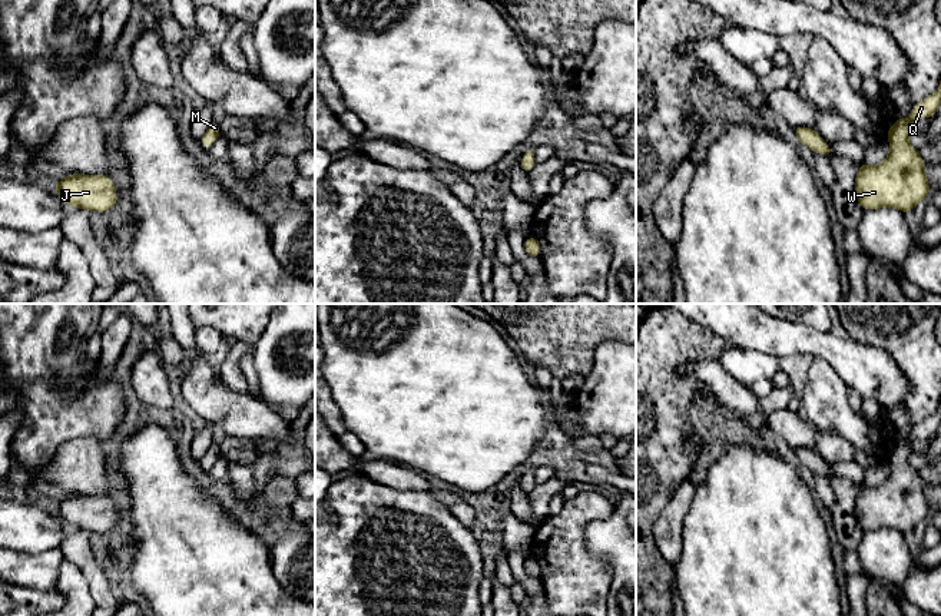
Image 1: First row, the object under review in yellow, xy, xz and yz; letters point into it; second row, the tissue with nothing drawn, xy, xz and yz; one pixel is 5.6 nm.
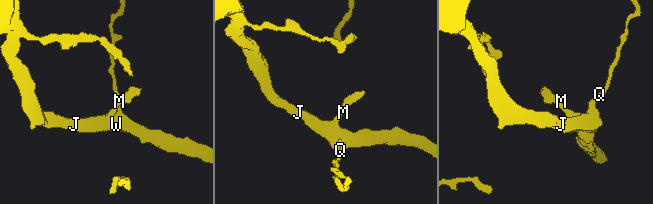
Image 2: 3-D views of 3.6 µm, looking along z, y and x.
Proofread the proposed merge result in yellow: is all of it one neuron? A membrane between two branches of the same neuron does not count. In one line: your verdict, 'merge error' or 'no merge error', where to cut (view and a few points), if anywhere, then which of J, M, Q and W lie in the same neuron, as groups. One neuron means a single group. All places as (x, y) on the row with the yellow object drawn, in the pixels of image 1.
no merge error; no cut; J M Q W

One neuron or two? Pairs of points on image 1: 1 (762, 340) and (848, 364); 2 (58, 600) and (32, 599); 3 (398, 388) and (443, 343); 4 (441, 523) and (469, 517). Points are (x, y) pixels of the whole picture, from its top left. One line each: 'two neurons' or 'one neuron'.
1: one neuron
2: one neuron
3: one neuron
4: two neurons

